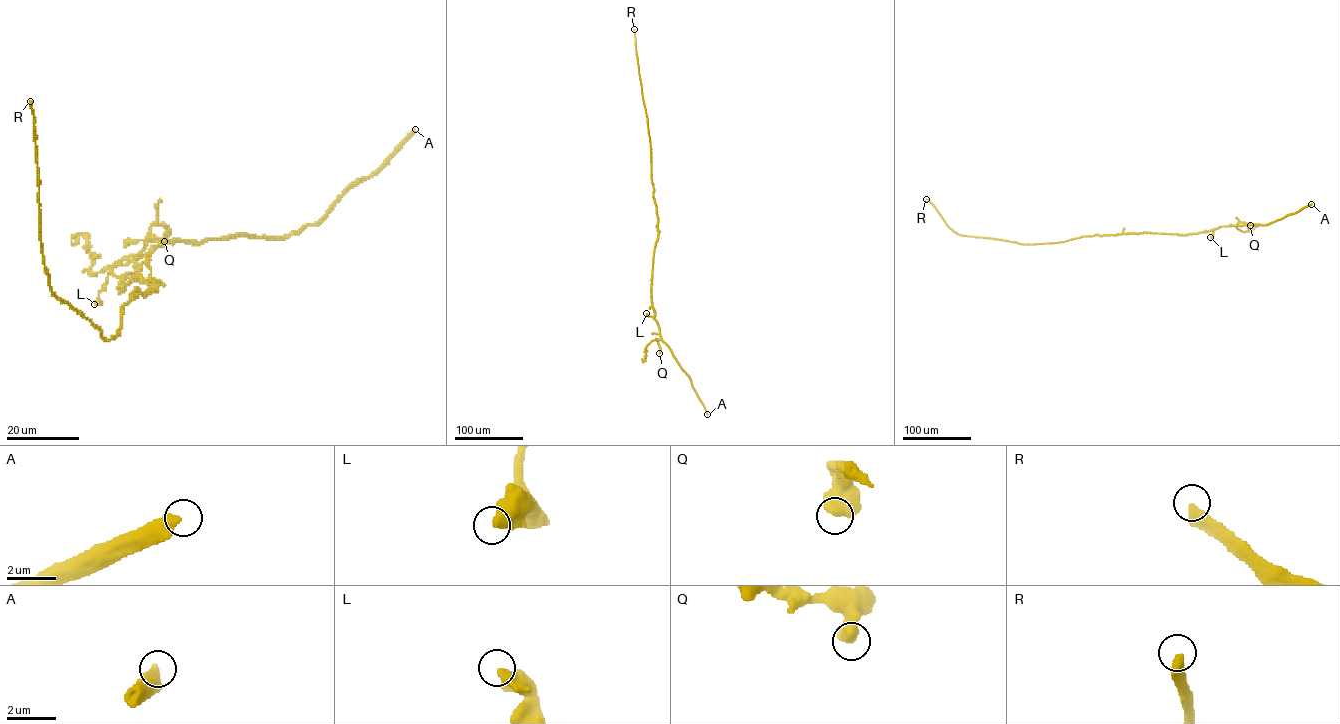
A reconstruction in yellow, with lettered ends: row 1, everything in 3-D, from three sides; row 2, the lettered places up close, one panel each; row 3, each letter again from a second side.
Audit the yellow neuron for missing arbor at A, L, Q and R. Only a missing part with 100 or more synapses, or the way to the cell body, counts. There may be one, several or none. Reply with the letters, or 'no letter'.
R

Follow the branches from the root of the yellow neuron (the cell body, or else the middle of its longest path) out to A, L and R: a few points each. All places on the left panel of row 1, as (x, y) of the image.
A: (155, 285), (136, 277), (119, 289), (136, 260), (164, 242), (287, 238), (315, 224), (415, 129)
L: (155, 285), (159, 282), (136, 277), (121, 292), (124, 278), (139, 267), (130, 261), (109, 273), (94, 304)
R: (155, 285), (130, 294), (111, 340), (51, 291), (30, 101)

